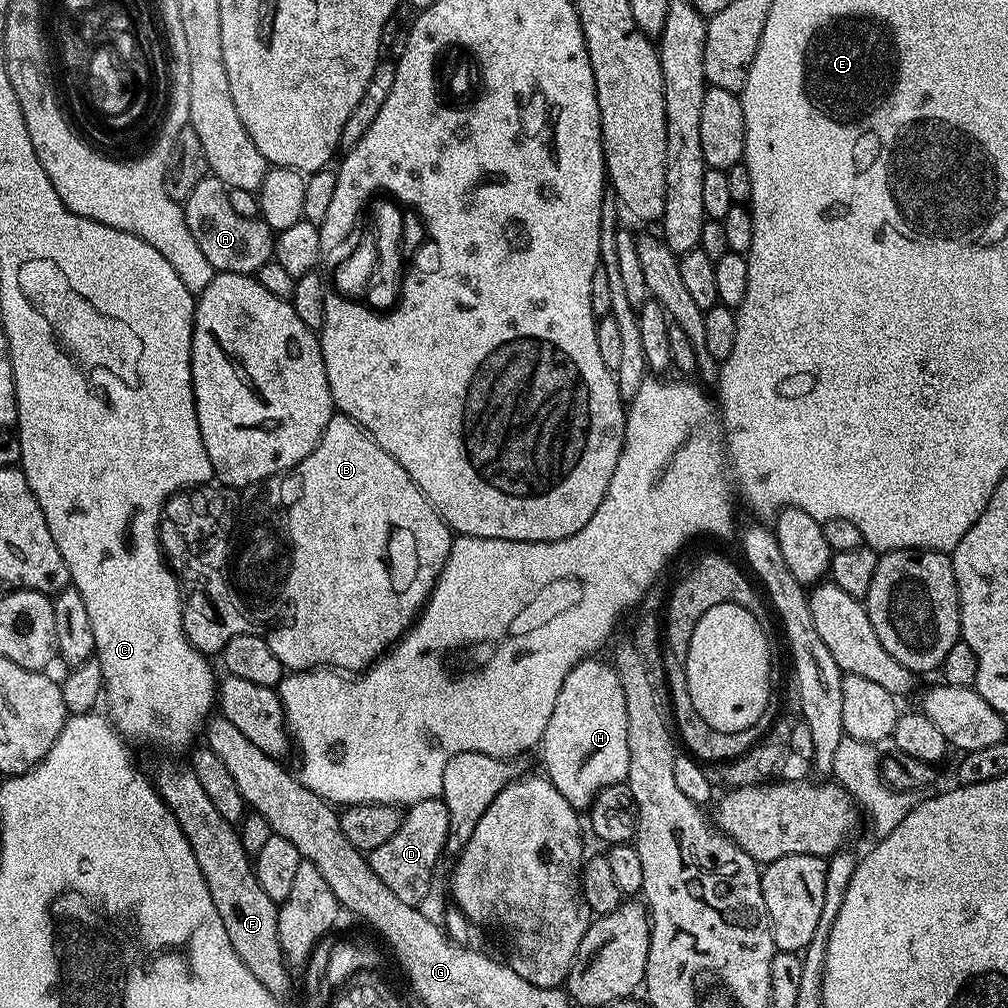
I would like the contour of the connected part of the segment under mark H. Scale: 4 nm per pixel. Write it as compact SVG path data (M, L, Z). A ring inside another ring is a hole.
M558 690L554 714L546 722L542 749L548 767L546 779L575 810L588 810L606 786L628 779L630 746L626 742L626 698L621 700L578 700L578 694Z

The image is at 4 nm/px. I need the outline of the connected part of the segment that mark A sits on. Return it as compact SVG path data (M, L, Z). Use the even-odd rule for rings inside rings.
M204 176L198 186L194 186L190 198L182 201L186 226L194 234L202 254L216 272L242 272L256 274L263 264L273 259L276 250L277 233L265 220L255 216L243 216L230 206L228 194L217 176Z

